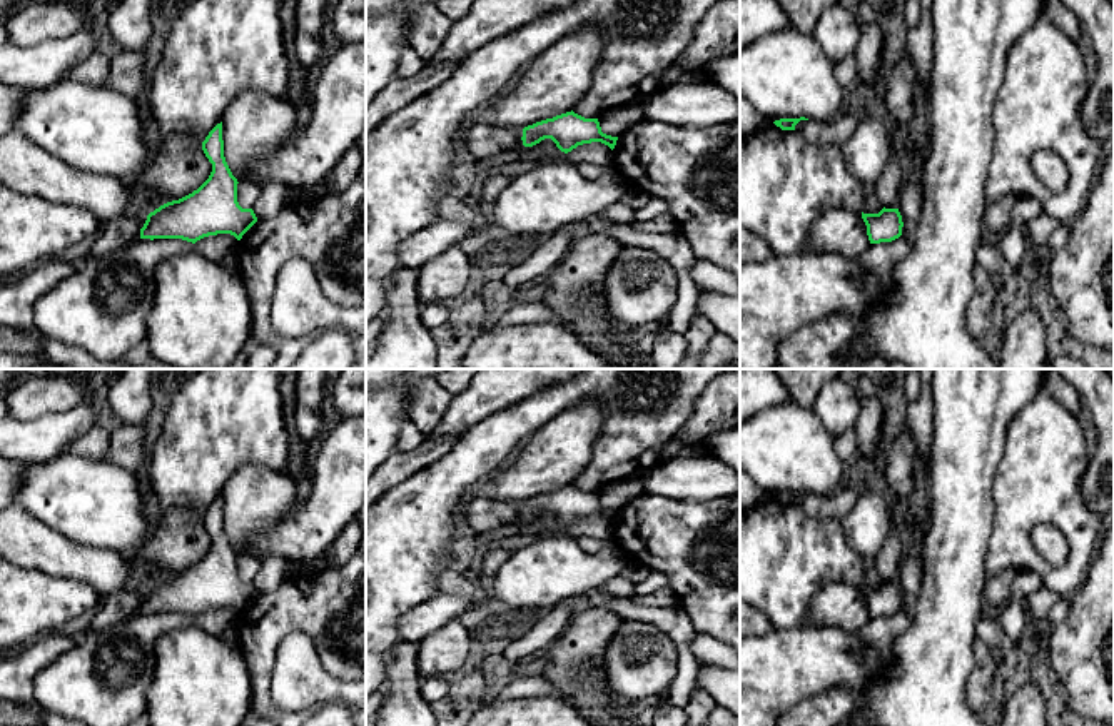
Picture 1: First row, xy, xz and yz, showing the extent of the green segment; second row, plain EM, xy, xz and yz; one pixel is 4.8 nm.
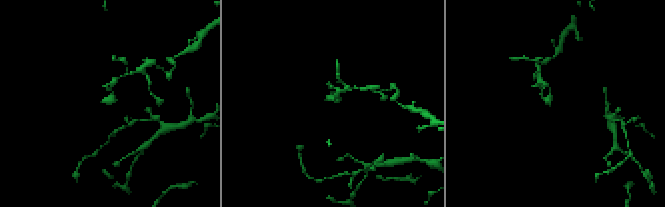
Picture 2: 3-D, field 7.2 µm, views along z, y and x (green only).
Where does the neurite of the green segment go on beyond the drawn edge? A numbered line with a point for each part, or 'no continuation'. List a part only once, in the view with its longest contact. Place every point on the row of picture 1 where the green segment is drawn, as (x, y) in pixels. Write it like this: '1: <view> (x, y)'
no continuation

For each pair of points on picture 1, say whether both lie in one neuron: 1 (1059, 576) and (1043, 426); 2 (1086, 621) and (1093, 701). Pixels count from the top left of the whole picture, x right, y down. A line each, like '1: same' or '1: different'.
1: same
2: same

